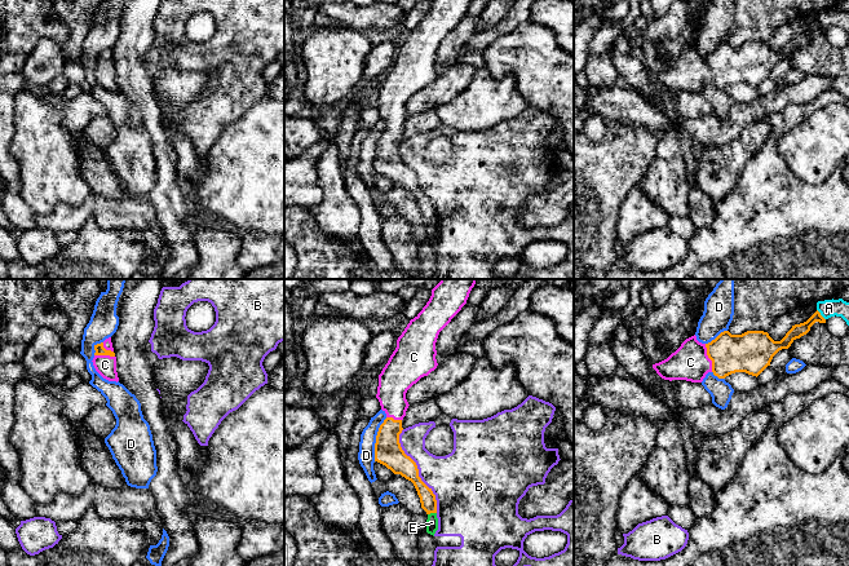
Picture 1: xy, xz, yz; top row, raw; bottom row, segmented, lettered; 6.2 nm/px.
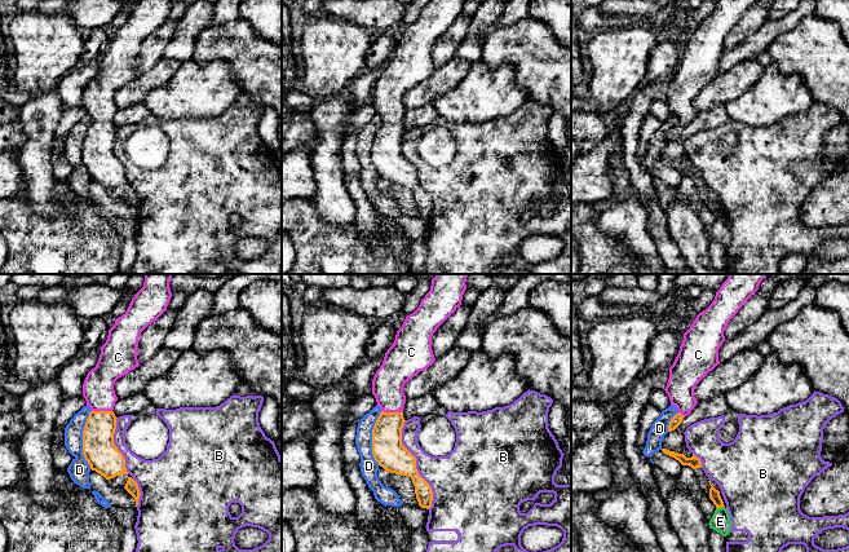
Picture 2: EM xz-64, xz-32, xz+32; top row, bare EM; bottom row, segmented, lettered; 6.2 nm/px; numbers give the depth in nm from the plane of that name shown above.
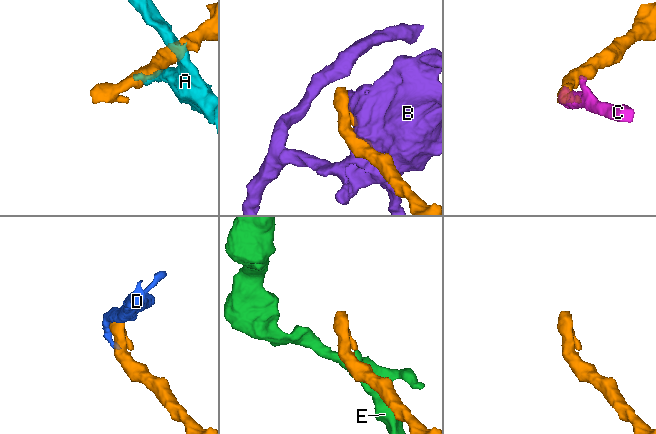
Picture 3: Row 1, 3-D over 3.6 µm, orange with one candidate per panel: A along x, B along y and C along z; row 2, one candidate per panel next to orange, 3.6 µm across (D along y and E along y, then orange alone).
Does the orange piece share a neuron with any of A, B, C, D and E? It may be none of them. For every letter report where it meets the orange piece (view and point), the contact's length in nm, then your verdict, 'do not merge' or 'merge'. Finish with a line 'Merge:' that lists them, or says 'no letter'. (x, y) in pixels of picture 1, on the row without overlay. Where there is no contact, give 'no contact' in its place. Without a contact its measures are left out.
A: yz (819, 25) | 90 nm | do not merge
B: xz (418, 181) | 550 nm | do not merge
C: yz (708, 67) | 180 nm | merge
D: xz (376, 150) | 280 nm | do not merge
E: xz (432, 222) | 60 nm | do not merge
Merge: C

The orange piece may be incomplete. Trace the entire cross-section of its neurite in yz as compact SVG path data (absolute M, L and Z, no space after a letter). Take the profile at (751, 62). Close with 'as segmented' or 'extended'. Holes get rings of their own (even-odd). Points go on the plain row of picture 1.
M818 21L806 32L792 36L781 52L774 52L764 41L747 41L742 45L724 41L708 54L699 53L694 45L667 70L653 75L653 79L669 92L702 93L708 83L718 89L735 83L757 88L779 61L788 59L796 49L806 45L815 32L826 34Z; extended

